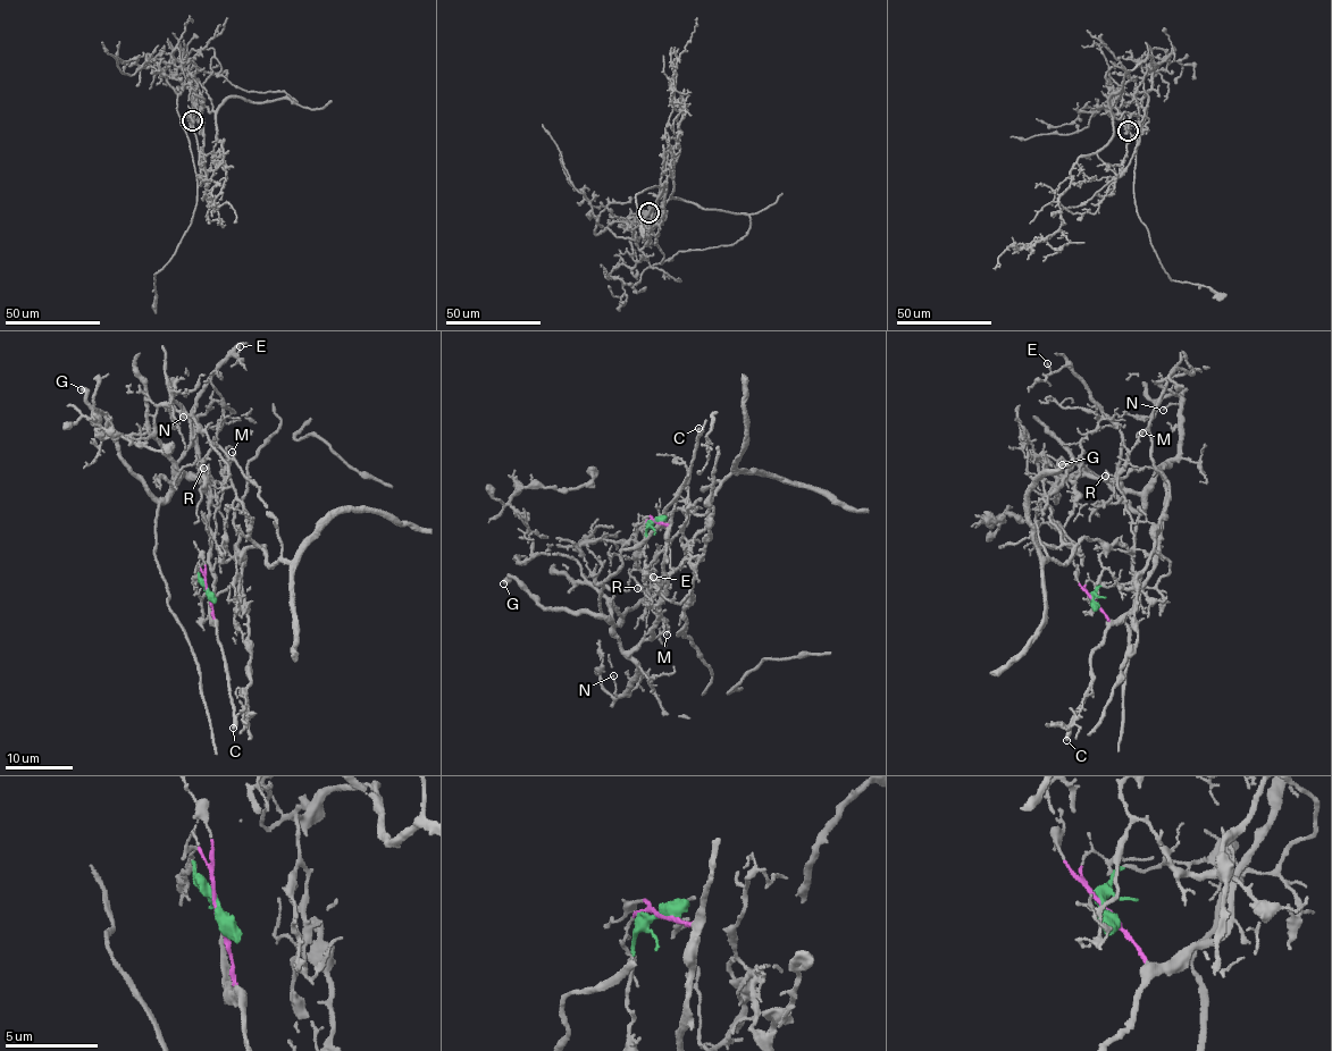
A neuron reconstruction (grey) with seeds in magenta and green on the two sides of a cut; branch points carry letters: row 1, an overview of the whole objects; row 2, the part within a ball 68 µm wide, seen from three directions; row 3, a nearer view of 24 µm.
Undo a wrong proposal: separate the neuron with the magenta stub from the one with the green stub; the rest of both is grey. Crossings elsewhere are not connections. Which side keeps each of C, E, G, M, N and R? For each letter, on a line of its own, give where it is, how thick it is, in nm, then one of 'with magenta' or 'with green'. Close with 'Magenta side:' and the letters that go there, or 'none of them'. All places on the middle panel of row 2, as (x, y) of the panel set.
C: place (698, 428); calibre 400 nm; with magenta
E: place (653, 577); calibre 130 nm; with magenta
G: place (503, 583); calibre 500 nm; with magenta
M: place (667, 635); calibre 140 nm; with green
N: place (613, 675); calibre 110 nm; with magenta
R: place (637, 588); calibre 130 nm; with green
Magenta side: C, E, G, N

